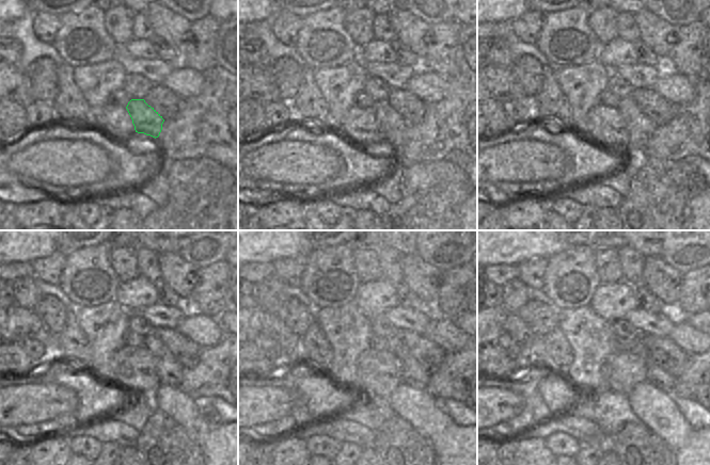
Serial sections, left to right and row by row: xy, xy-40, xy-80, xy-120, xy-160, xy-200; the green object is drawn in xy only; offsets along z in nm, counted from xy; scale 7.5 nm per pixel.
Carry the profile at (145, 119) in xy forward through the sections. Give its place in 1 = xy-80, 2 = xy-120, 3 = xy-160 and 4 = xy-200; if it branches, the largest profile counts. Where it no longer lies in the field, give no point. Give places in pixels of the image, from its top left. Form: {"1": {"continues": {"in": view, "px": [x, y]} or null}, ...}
{"1": {"continues": {"in": "xy-80", "px": [641, 128]}}, "2": {"continues": {"in": "xy-120", "px": [170, 372]}}, "3": {"continues": {"in": "xy-160", "px": [413, 374]}}, "4": {"continues": {"in": "xy-200", "px": [656, 375]}}}

